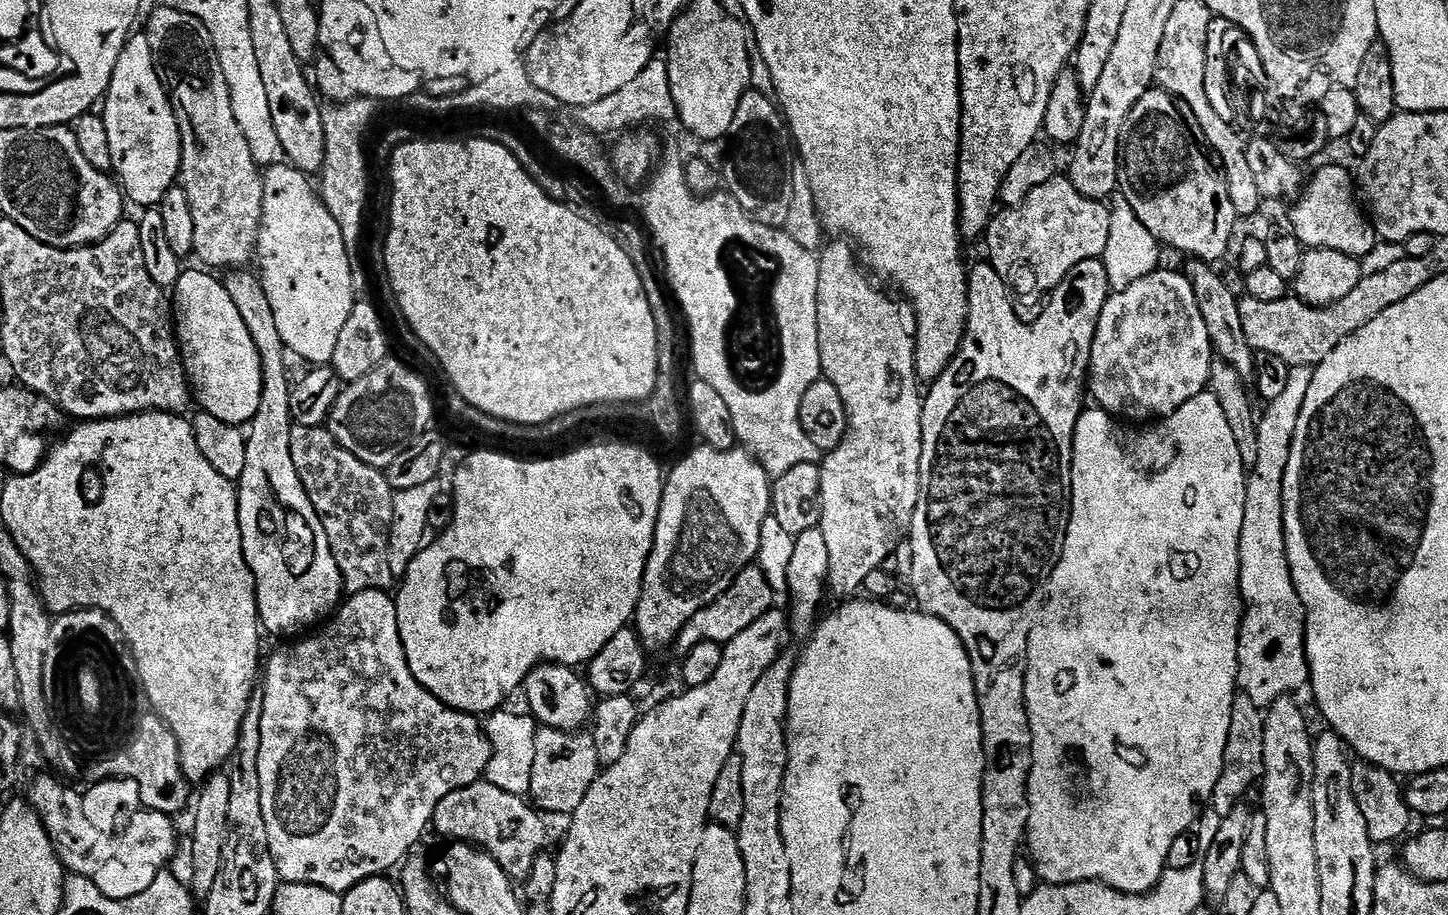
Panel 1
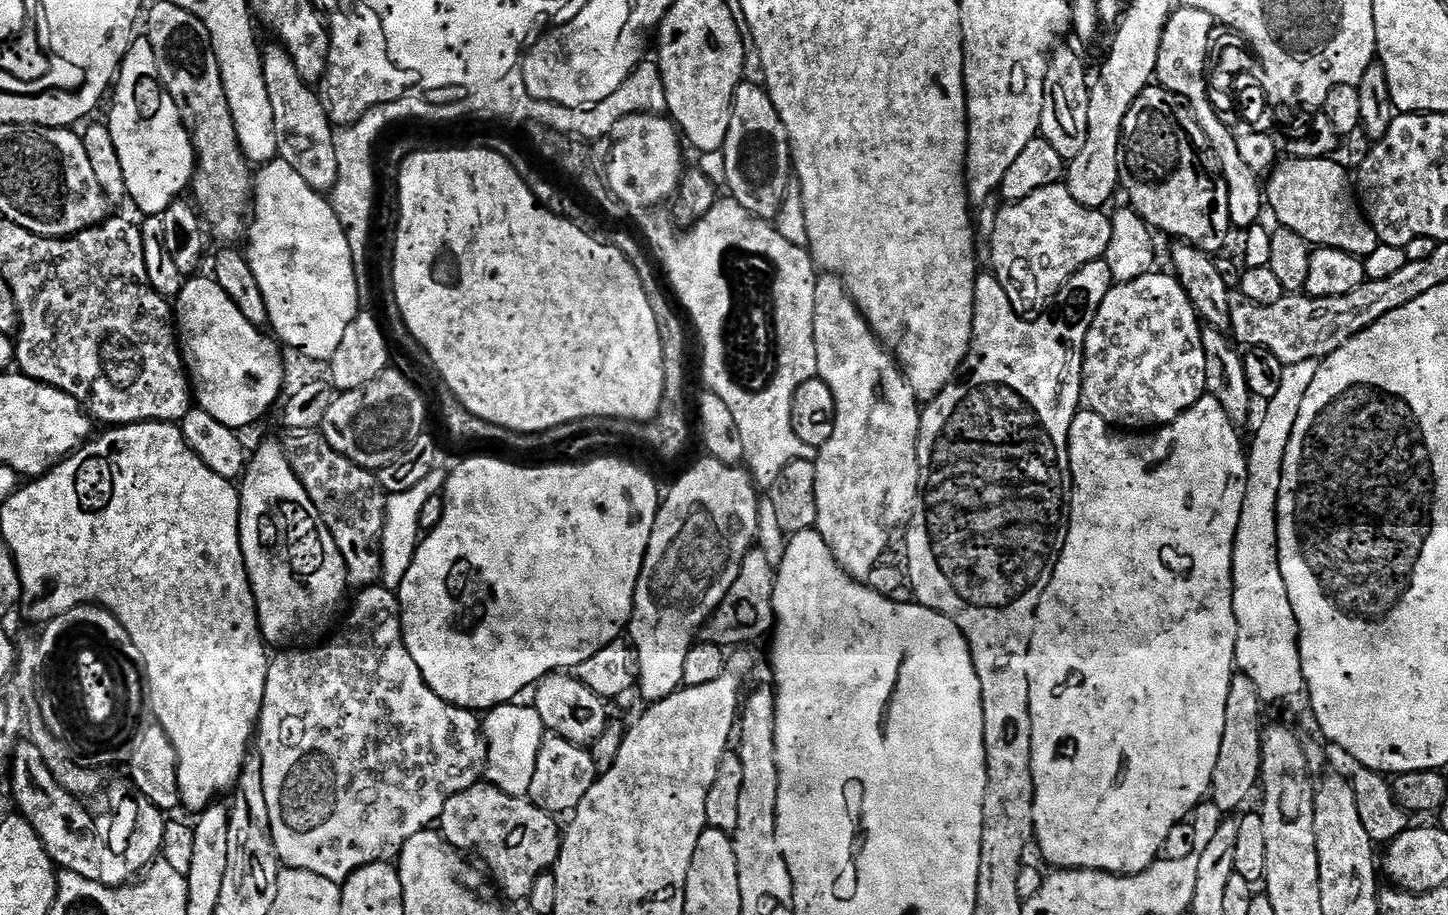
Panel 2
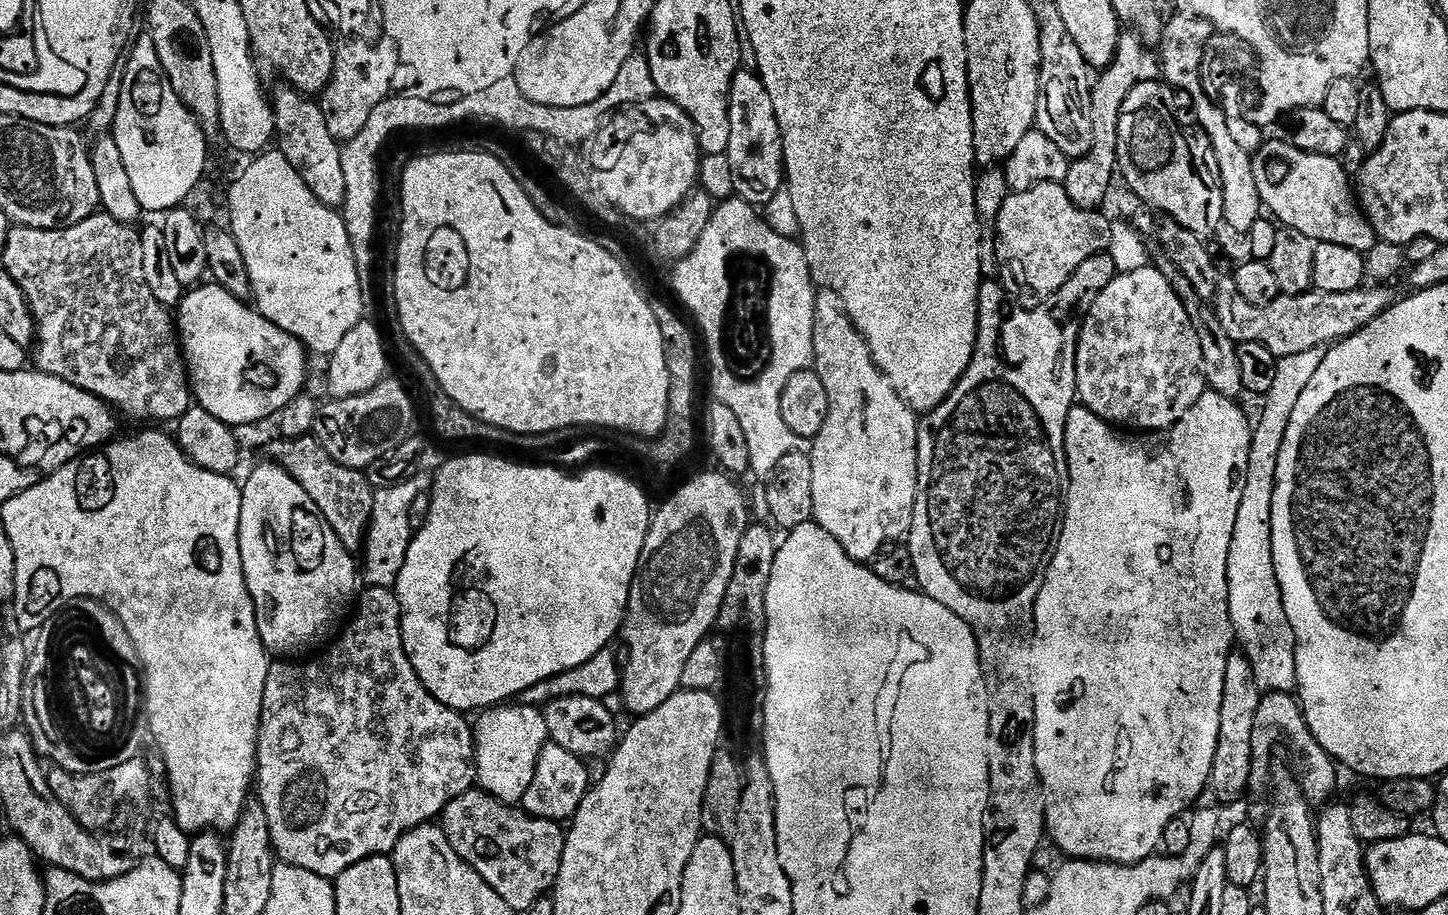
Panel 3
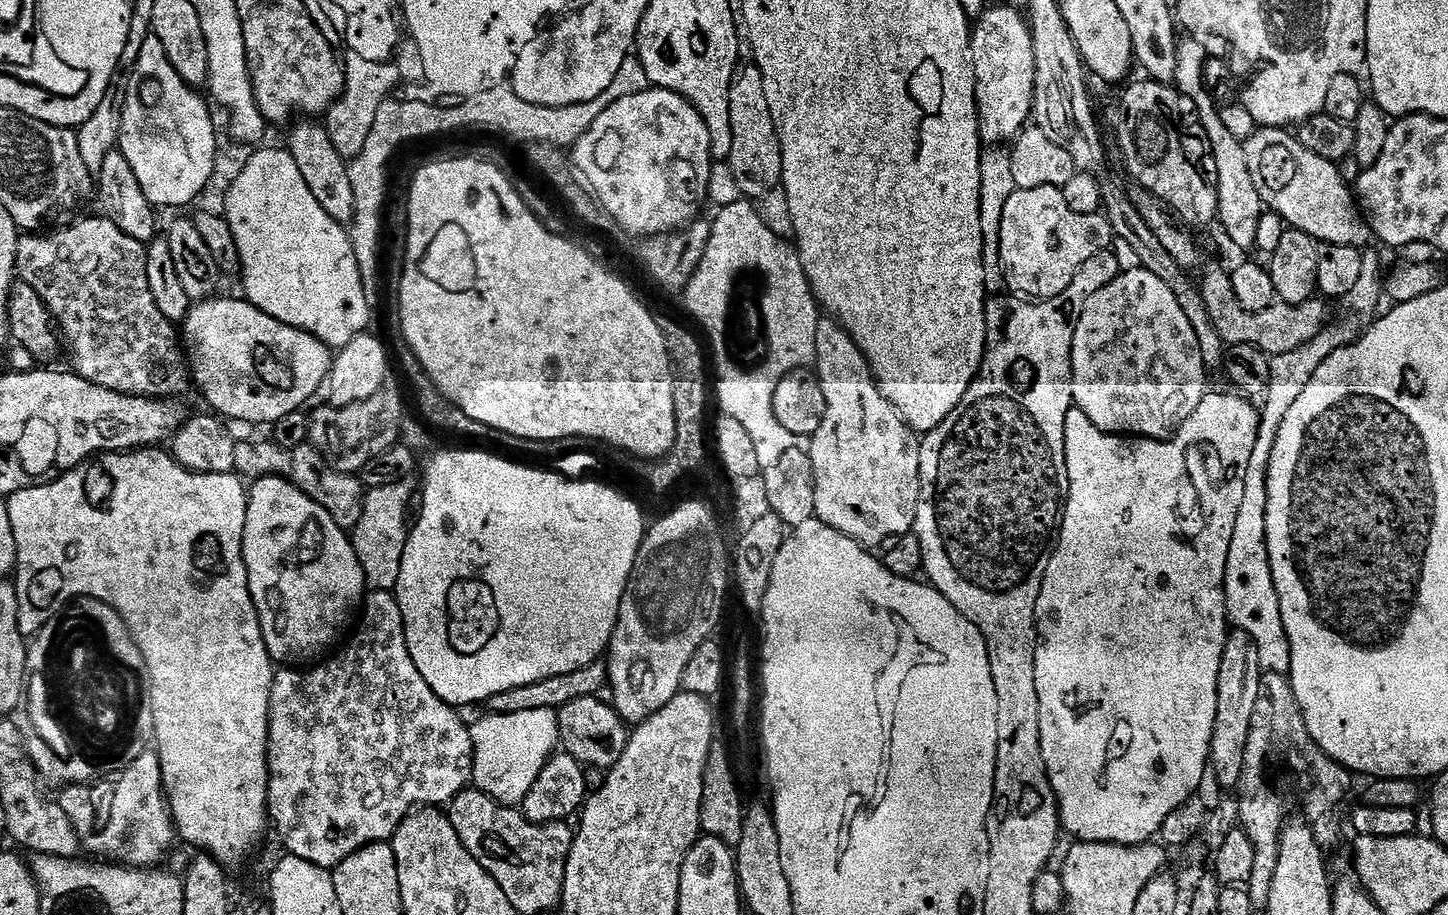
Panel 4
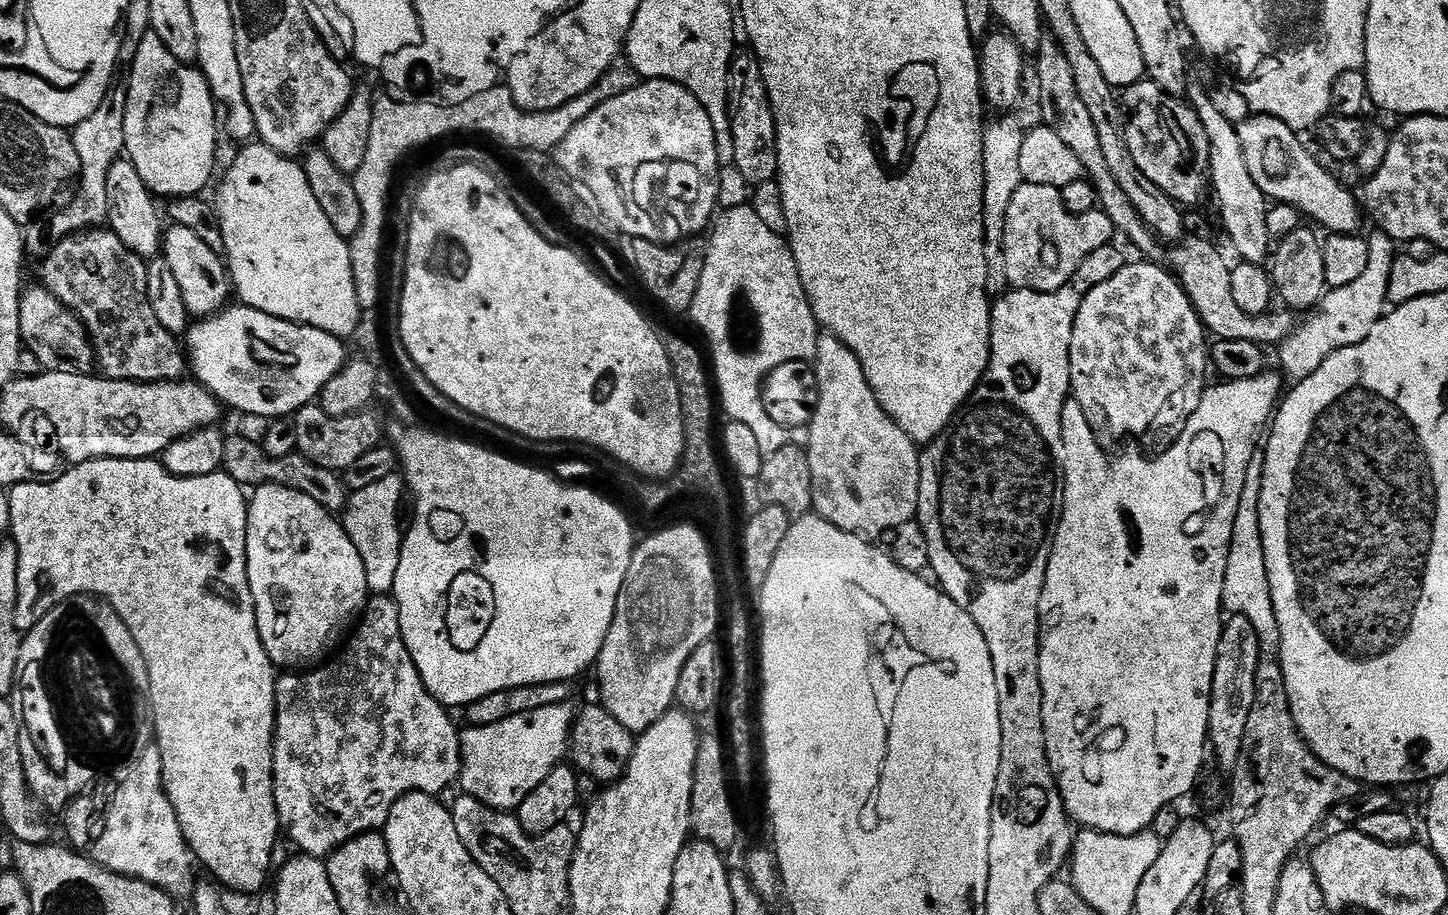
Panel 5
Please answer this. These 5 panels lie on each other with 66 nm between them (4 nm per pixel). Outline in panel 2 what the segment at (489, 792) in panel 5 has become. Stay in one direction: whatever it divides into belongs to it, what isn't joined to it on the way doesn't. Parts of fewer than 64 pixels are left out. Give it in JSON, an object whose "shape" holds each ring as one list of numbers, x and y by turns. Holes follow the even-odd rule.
{"shape":[[520,703,500,704,487,709,482,720,482,731,488,743,487,783,511,796,527,797,530,782,534,782,534,766,538,762,538,750,544,741,546,729,536,707,528,705,527,708]]}

